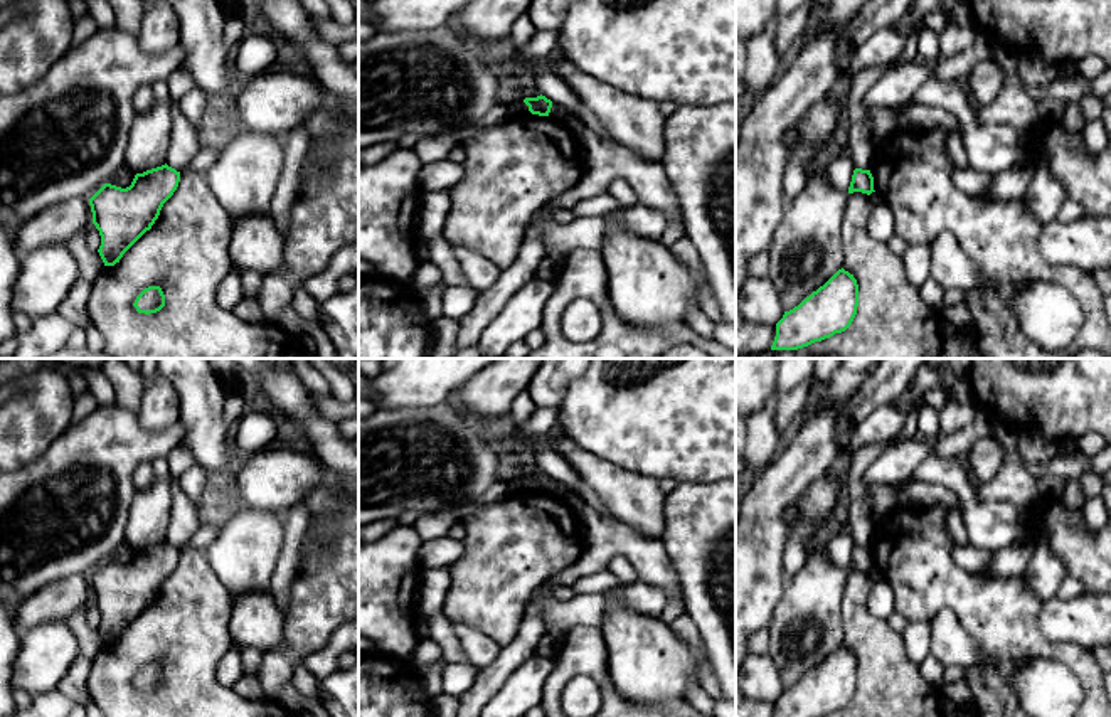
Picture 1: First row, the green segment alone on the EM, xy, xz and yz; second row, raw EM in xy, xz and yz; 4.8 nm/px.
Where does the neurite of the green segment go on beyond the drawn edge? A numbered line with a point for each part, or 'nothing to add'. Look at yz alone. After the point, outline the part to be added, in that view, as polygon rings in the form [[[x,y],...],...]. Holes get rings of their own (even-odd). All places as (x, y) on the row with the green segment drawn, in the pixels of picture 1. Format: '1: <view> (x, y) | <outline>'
nothing to add

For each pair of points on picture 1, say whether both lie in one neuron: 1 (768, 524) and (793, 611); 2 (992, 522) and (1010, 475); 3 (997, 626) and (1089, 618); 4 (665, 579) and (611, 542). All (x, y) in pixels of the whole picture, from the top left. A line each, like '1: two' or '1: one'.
1: two
2: two
3: two
4: one

